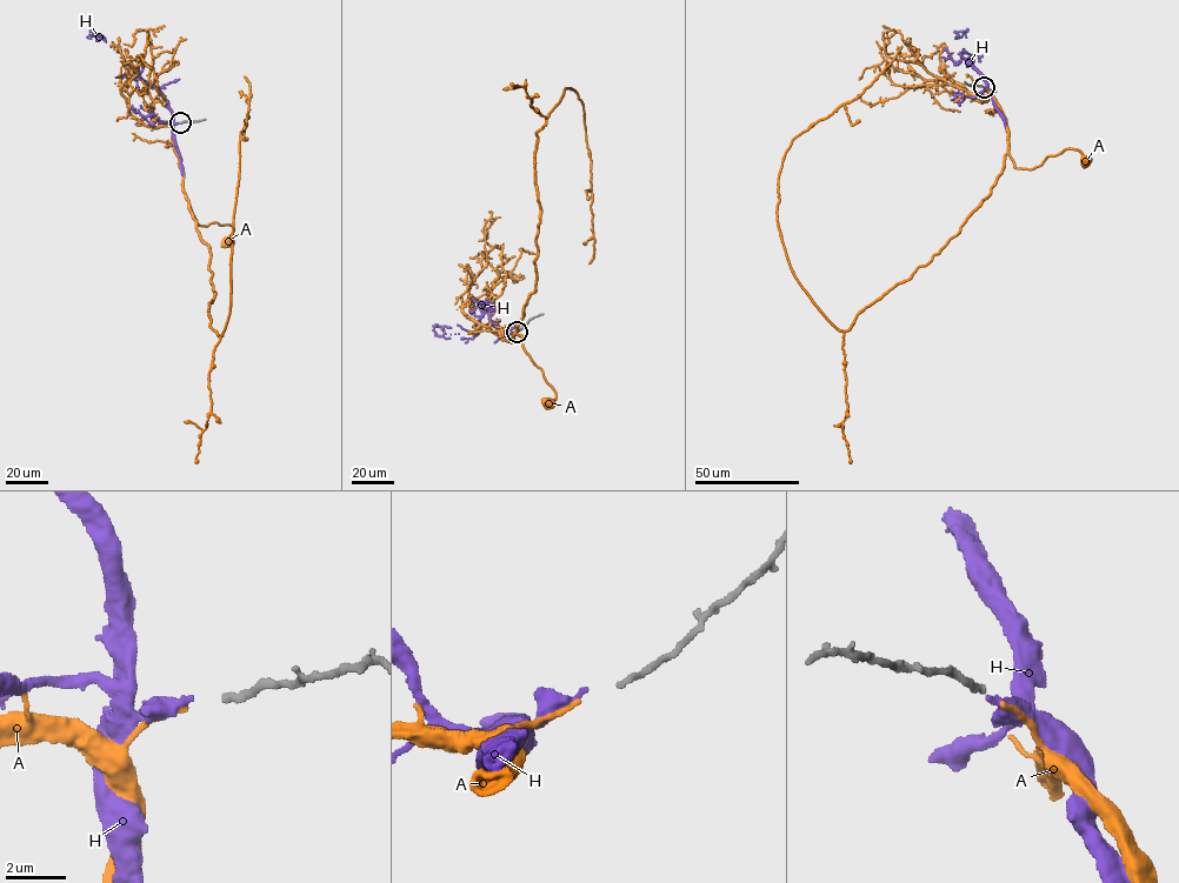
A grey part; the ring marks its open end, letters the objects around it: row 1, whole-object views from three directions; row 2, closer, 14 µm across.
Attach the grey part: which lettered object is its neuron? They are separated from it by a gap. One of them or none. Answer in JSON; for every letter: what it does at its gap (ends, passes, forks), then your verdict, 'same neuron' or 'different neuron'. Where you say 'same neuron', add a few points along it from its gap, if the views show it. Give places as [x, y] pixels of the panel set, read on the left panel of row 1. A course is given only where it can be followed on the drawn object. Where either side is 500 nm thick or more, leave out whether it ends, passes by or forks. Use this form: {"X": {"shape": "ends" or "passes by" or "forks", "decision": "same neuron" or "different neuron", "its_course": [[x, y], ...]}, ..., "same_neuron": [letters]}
{"A": {"shape": "ends", "decision": "different neuron"}, "H": {"shape": "ends", "decision": "different neuron"}, "same_neuron": []}

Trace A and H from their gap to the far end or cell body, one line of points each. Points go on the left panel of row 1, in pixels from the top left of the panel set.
A: (178, 122), (173, 145), (193, 216), (200, 226), (232, 226), (230, 241)
H: (178, 122), (174, 122), (168, 102), (106, 40), (97, 38), (98, 34), (91, 38)

